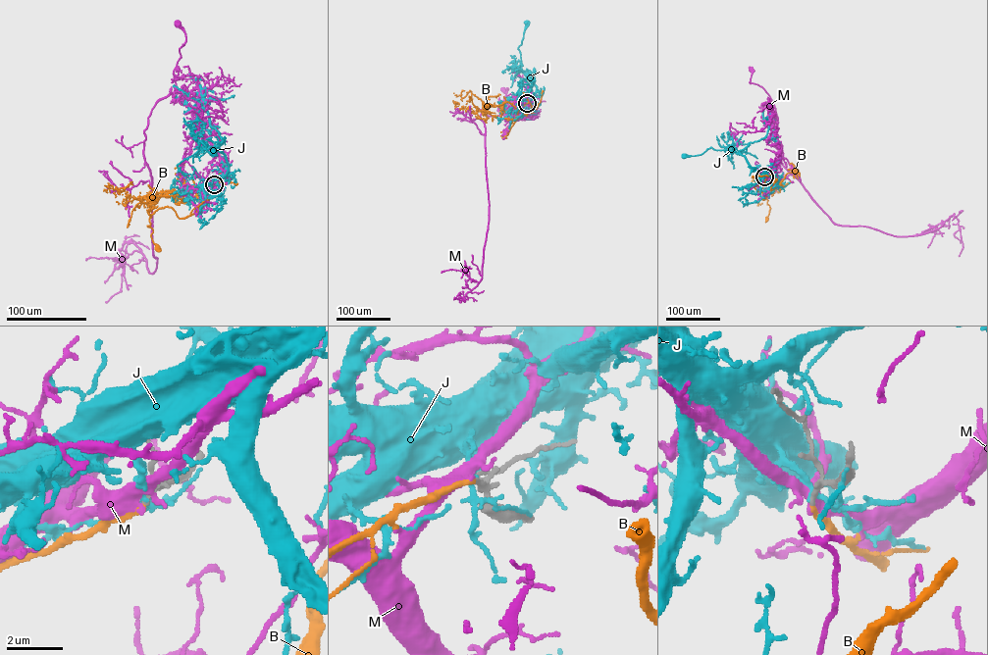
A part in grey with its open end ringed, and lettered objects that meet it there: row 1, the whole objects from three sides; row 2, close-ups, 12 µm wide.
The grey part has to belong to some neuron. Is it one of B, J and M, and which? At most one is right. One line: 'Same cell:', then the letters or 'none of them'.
Same cell: B

